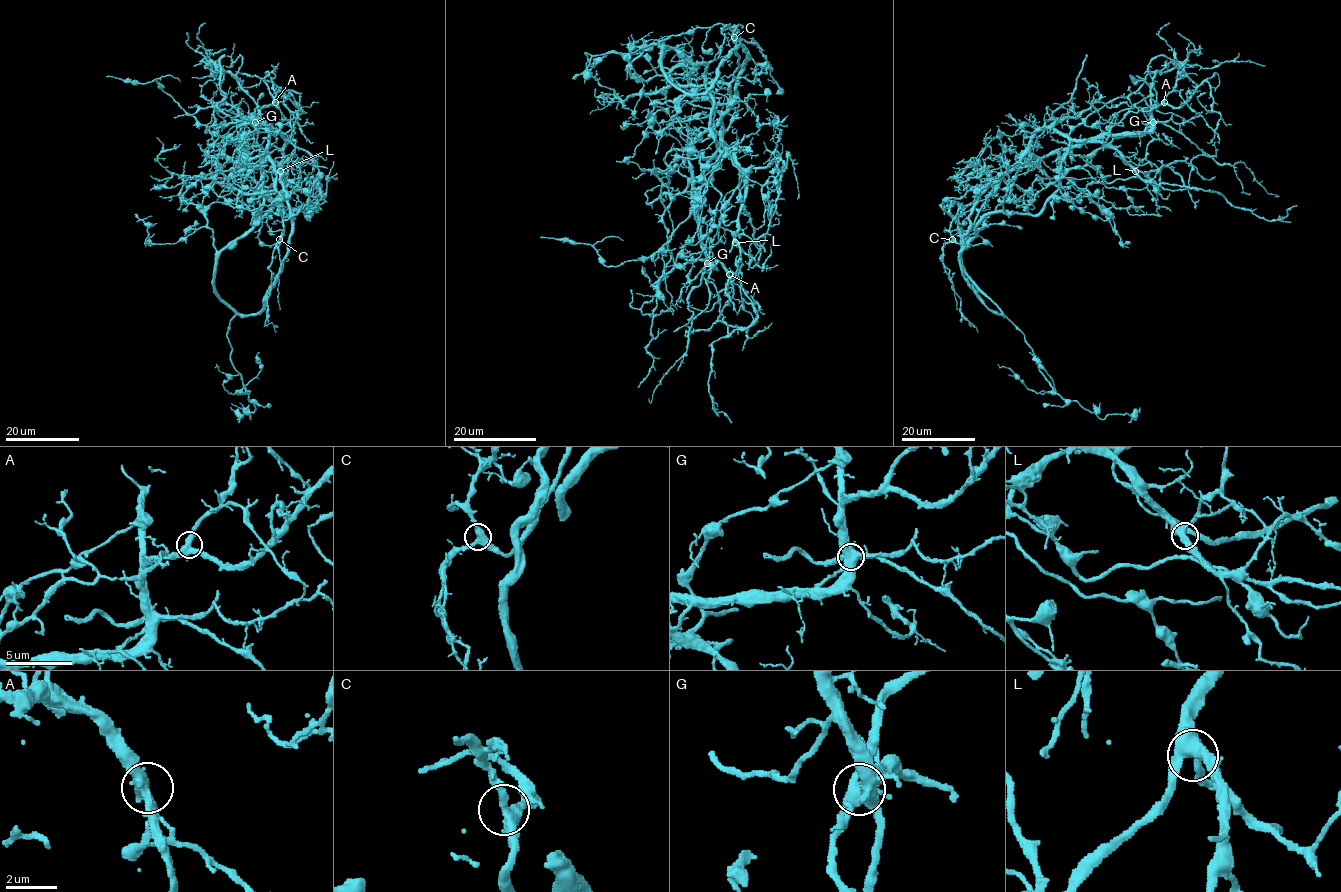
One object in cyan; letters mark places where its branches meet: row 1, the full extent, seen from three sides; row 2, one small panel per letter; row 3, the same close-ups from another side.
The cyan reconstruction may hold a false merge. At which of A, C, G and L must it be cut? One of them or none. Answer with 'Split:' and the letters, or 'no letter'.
Split: G

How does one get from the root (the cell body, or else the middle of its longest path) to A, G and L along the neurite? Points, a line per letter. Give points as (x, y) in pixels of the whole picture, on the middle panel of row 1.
A: (661, 202), (672, 223), (668, 250), (673, 262), (686, 264), (692, 260), (716, 260), (729, 274)
G: (661, 202), (672, 223), (668, 250), (673, 262), (686, 264), (692, 260), (709, 260), (706, 263)
L: (661, 202), (666, 207), (723, 148), (732, 157), (745, 186), (735, 242)

